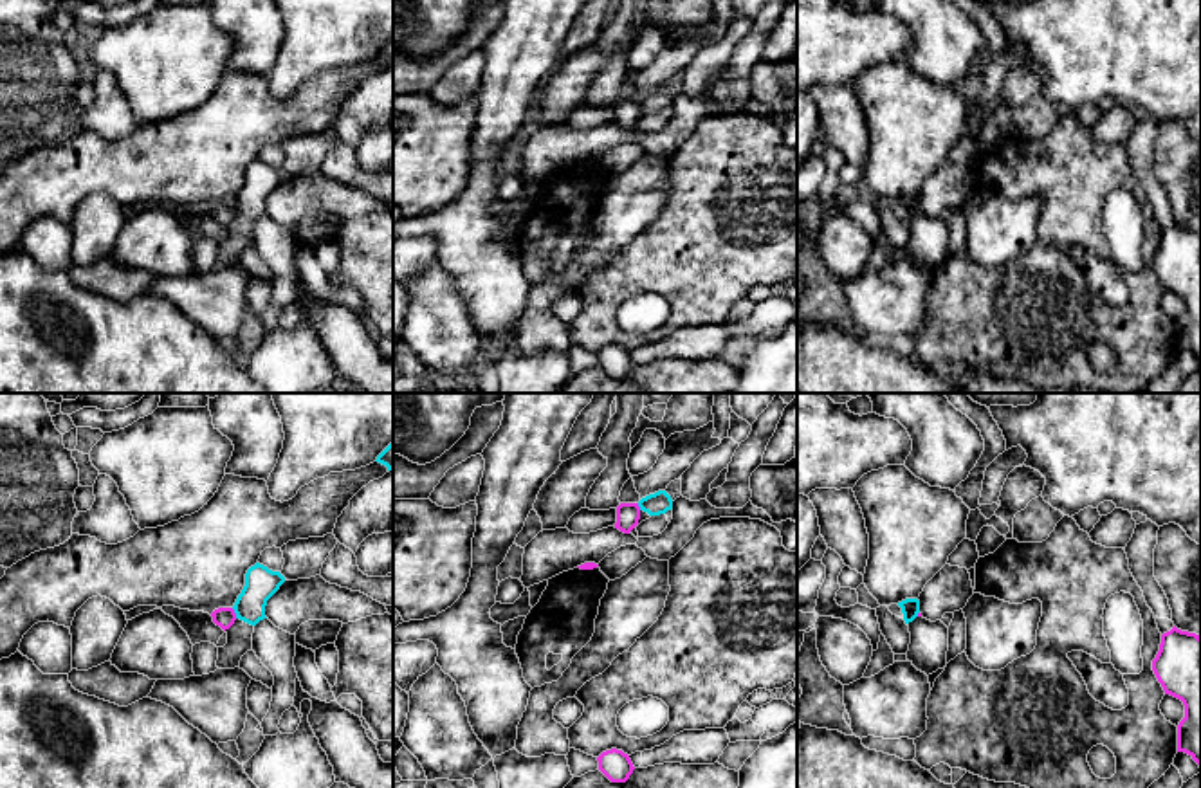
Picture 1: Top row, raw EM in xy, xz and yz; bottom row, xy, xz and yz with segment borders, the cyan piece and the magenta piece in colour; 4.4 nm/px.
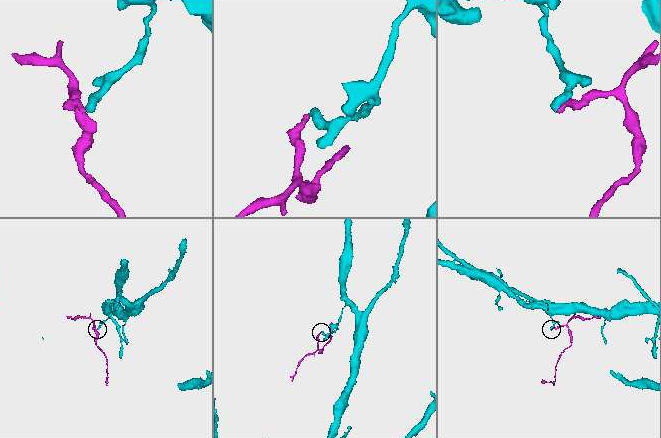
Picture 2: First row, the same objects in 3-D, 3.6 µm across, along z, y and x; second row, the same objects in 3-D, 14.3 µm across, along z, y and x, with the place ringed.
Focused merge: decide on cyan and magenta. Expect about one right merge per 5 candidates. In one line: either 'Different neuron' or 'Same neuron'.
Different neuron

